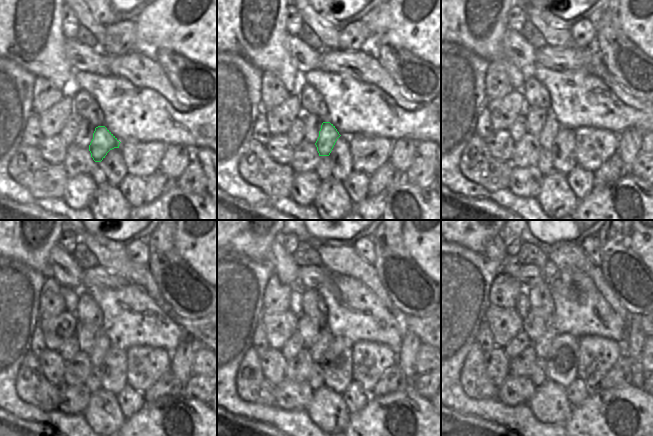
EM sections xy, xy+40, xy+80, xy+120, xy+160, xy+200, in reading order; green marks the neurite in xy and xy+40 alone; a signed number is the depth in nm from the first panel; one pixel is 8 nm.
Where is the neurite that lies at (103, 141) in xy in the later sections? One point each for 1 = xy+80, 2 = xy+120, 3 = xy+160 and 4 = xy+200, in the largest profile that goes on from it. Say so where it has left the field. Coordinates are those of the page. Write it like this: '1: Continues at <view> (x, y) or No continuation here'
1: Continues at xy+80 (551, 126)
2: Continues at xy+120 (102, 344)
3: Continues at xy+160 (318, 349)
4: Continues at xy+200 (541, 346)

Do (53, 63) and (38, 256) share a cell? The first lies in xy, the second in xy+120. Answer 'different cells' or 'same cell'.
same cell

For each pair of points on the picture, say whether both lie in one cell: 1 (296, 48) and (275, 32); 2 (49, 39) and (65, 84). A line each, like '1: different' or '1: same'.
1: different
2: same

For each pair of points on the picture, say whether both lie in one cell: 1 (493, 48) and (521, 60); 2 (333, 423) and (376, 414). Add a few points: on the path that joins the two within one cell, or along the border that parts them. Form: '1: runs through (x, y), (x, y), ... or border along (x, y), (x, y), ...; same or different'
1: border along (505, 30), (503, 52), (522, 69); different
2: border along (349, 414), (349, 422), (346, 425); different

